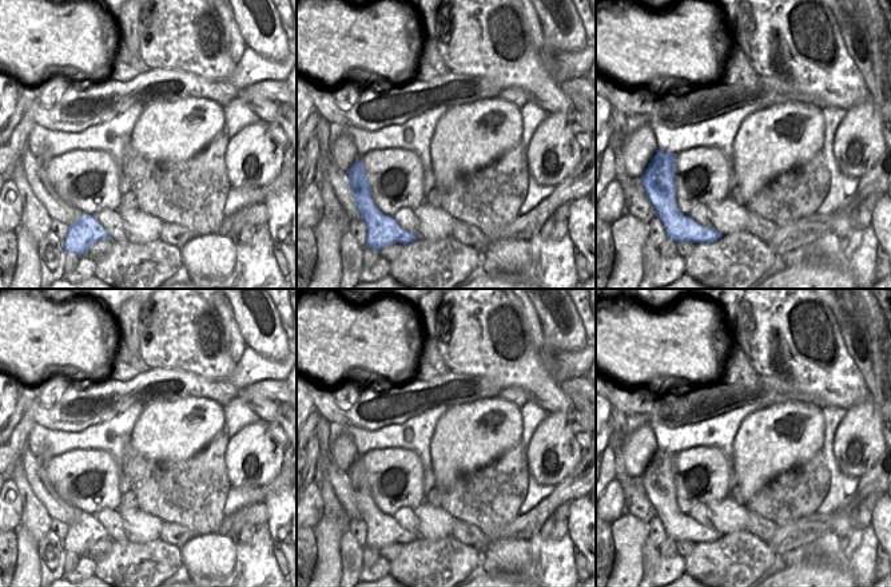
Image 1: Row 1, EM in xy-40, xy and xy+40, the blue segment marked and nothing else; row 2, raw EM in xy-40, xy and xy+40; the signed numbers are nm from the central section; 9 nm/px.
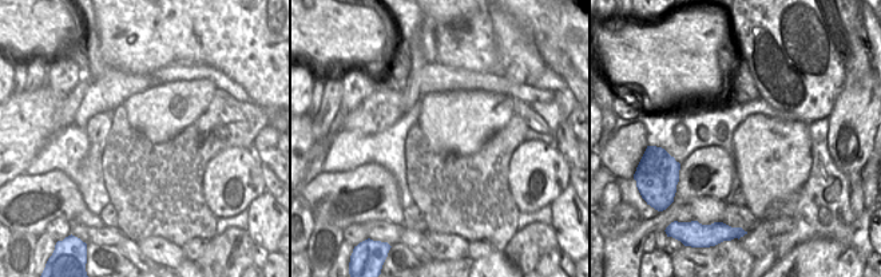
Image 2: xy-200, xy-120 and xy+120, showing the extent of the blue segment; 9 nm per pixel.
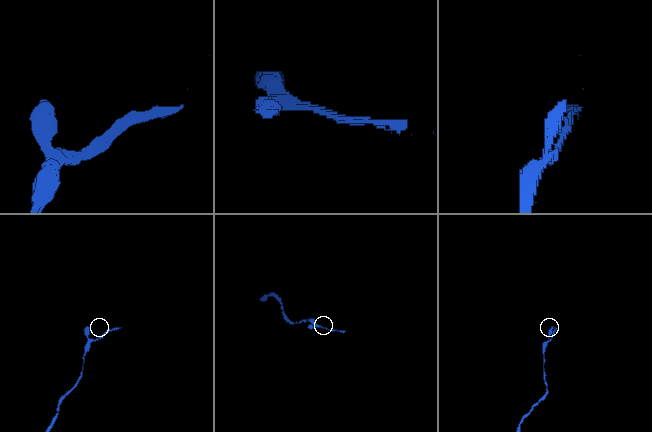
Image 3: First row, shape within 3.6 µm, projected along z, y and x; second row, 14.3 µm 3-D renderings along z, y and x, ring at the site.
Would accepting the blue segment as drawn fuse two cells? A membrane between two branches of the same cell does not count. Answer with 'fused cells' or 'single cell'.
single cell

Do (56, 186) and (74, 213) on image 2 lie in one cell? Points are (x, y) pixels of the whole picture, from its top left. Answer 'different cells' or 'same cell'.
same cell

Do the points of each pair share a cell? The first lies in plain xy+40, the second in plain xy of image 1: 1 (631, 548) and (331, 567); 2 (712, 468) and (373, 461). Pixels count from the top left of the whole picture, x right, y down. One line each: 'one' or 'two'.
1: one
2: one

